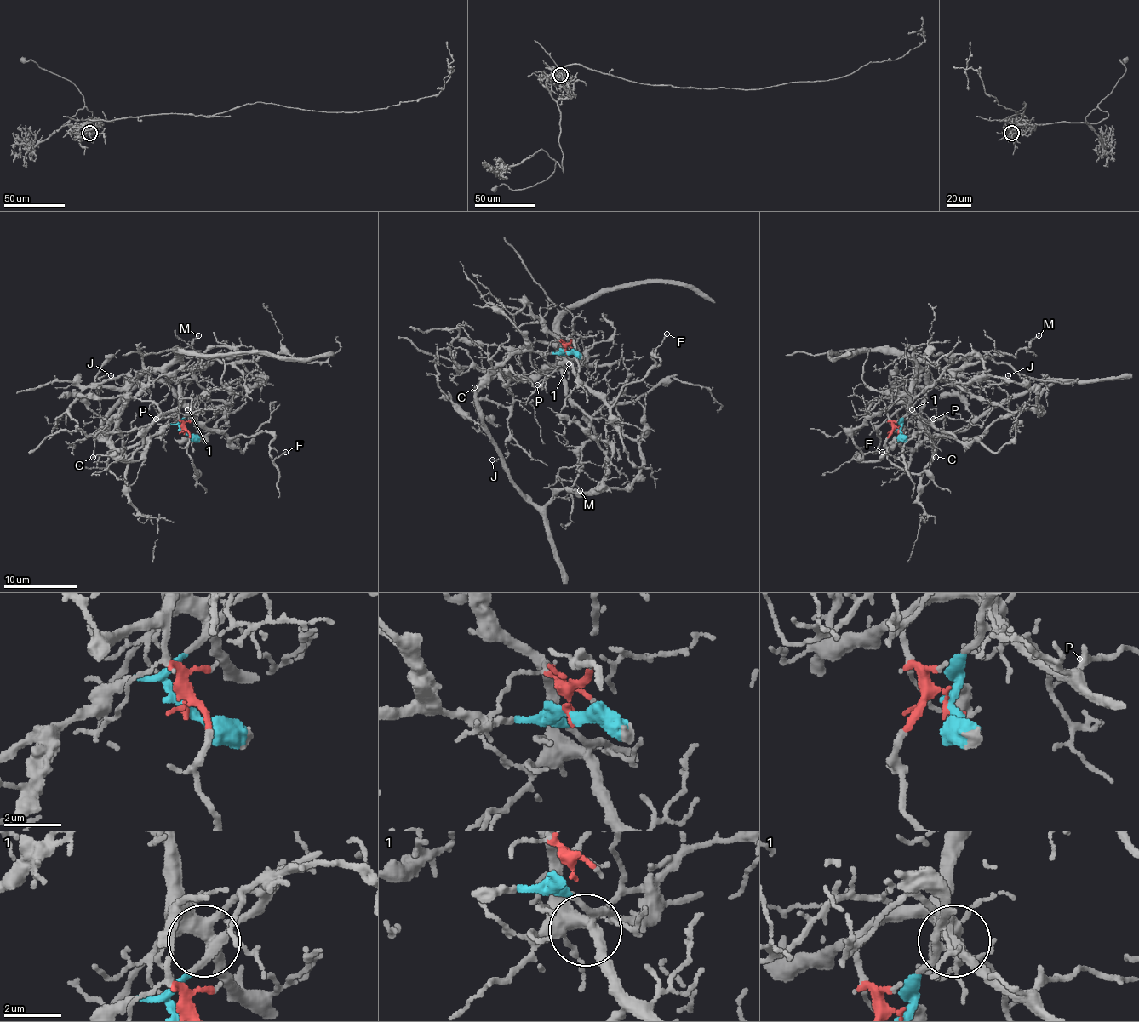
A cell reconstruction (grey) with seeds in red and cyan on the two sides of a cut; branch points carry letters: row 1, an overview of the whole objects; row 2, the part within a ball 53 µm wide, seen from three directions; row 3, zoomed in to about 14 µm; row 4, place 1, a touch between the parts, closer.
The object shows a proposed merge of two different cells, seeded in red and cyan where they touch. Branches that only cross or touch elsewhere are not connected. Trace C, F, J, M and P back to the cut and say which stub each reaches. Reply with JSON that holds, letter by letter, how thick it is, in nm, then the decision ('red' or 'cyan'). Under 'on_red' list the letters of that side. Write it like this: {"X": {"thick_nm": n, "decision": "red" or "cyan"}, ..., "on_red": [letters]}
{"C": {"thick_nm": 140, "decision": "cyan"}, "F": {"thick_nm": 110, "decision": "red"}, "J": {"thick_nm": 120, "decision": "red"}, "M": {"thick_nm": 110, "decision": "red"}, "P": {"thick_nm": 120, "decision": "red"}, "on_red": ["F", "J", "M", "P"]}

